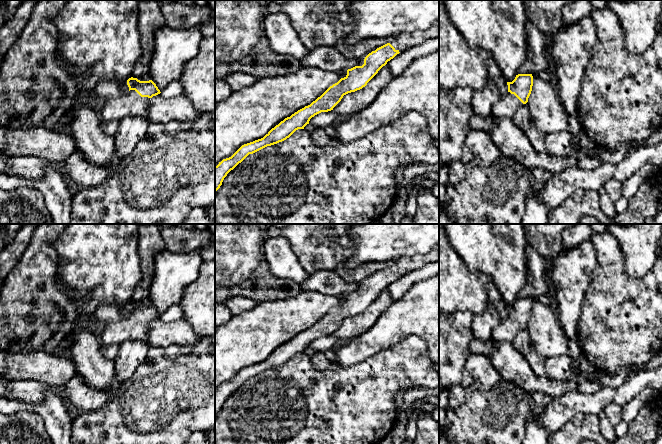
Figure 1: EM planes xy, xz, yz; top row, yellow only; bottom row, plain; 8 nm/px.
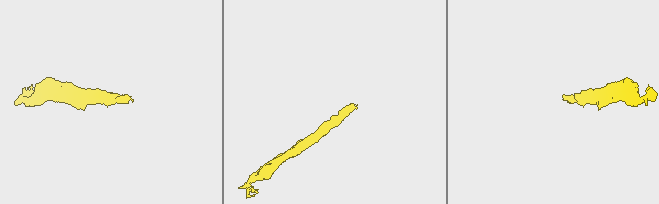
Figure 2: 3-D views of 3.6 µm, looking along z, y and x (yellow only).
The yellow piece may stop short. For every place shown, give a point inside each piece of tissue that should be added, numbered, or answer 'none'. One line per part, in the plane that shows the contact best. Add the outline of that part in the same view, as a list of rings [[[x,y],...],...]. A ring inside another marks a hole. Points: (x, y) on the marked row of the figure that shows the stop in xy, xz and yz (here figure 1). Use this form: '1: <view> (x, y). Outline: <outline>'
1: xy (131, 104). Outline: [[[135,90],[115,99],[105,101],[100,112],[102,121],[122,120],[127,117],[145,117],[151,98],[141,97]]]

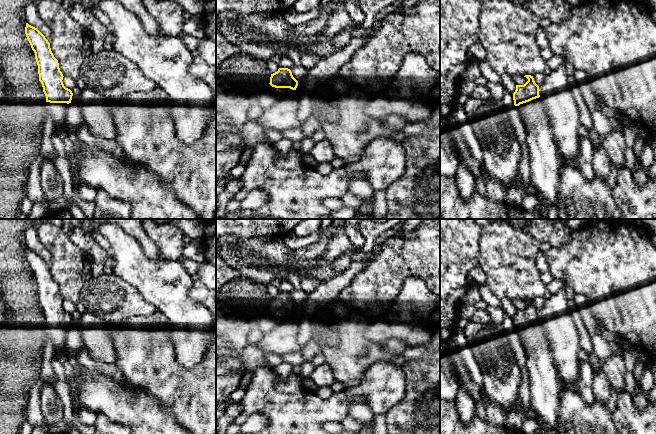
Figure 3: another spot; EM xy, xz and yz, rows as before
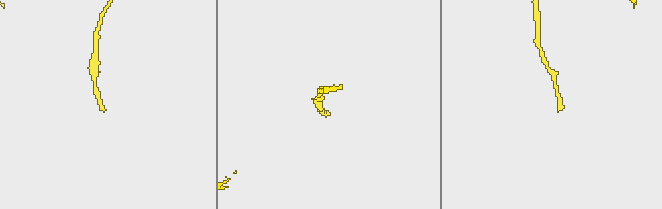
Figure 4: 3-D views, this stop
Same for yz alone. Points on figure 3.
1: yz (544, 160). Outline: [[[541,97],[520,104],[518,110],[527,131],[530,183],[536,190],[541,219],[547,219],[547,208],[557,201],[561,159]]]

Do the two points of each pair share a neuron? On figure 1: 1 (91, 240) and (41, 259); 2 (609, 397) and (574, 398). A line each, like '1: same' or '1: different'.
1: different
2: same

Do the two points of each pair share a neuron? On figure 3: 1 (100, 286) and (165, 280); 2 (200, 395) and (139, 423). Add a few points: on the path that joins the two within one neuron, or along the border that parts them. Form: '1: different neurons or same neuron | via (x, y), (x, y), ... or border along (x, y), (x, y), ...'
1: different neurons | border along (113, 271), (128, 282), (144, 300)
2: different neurons | border along (150, 394), (178, 423)

